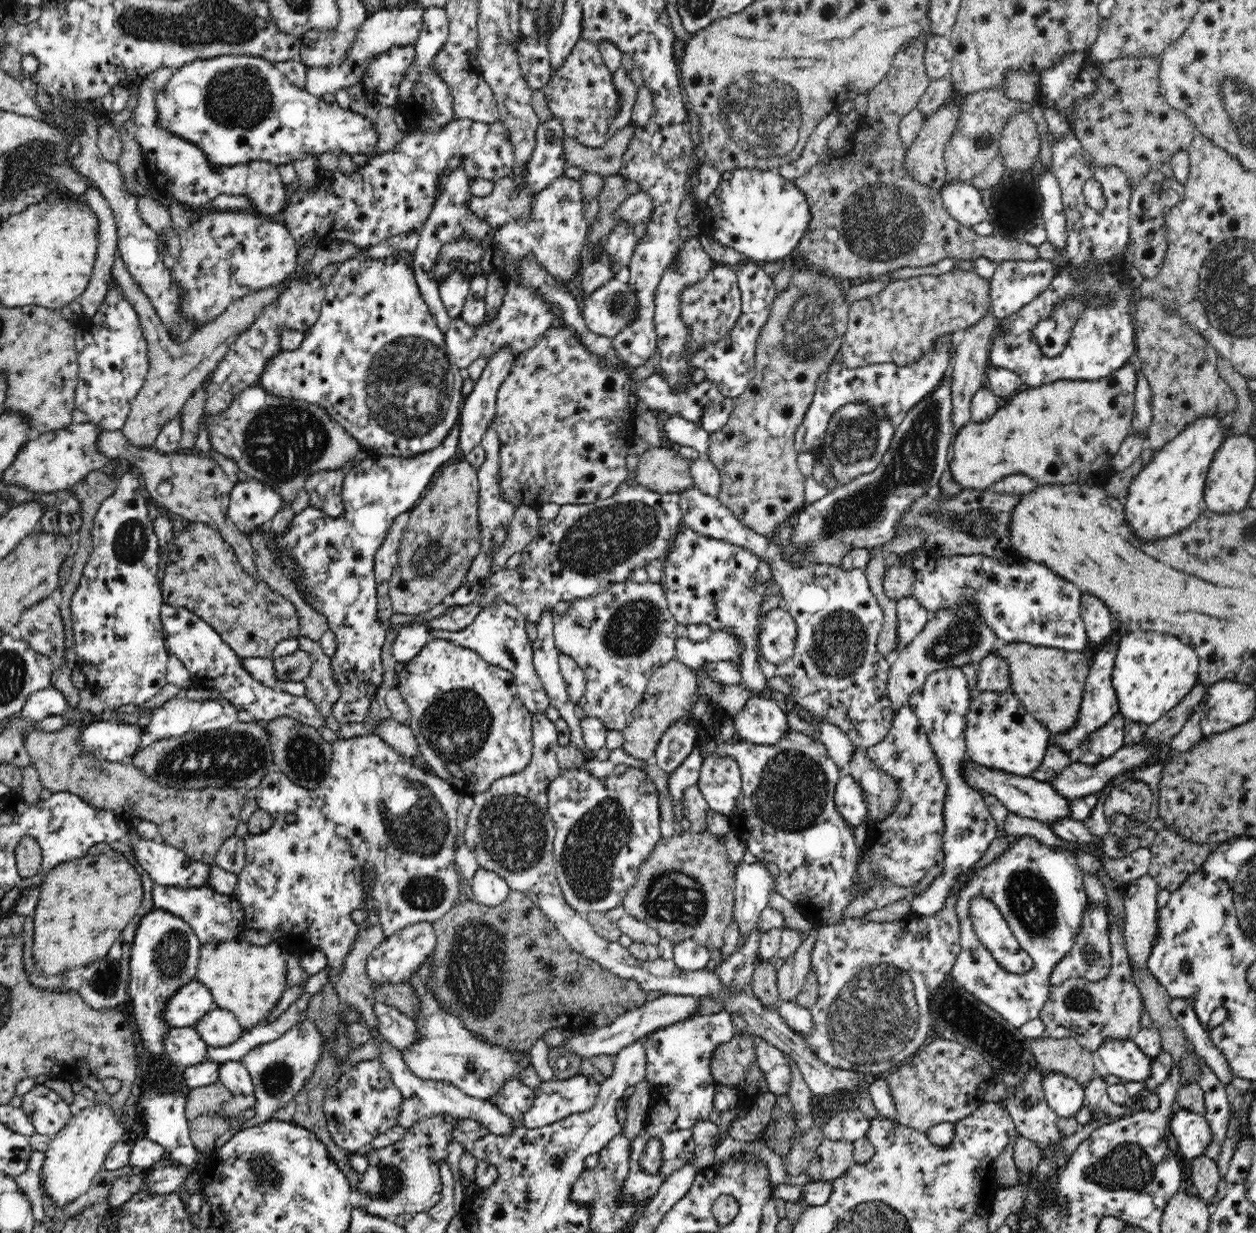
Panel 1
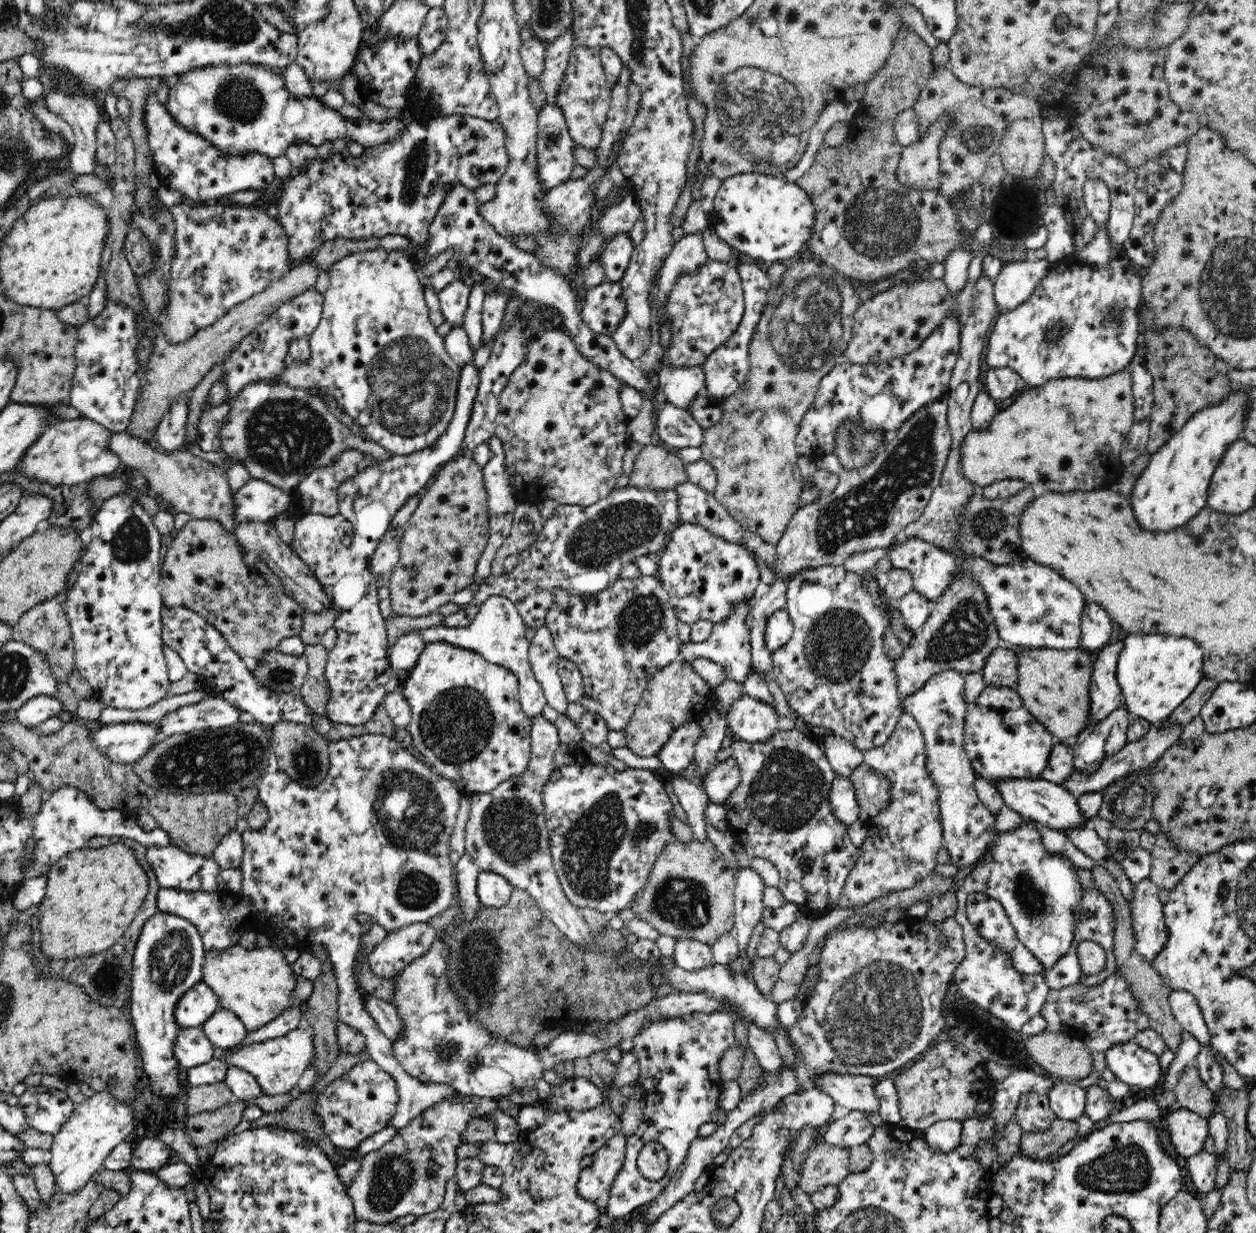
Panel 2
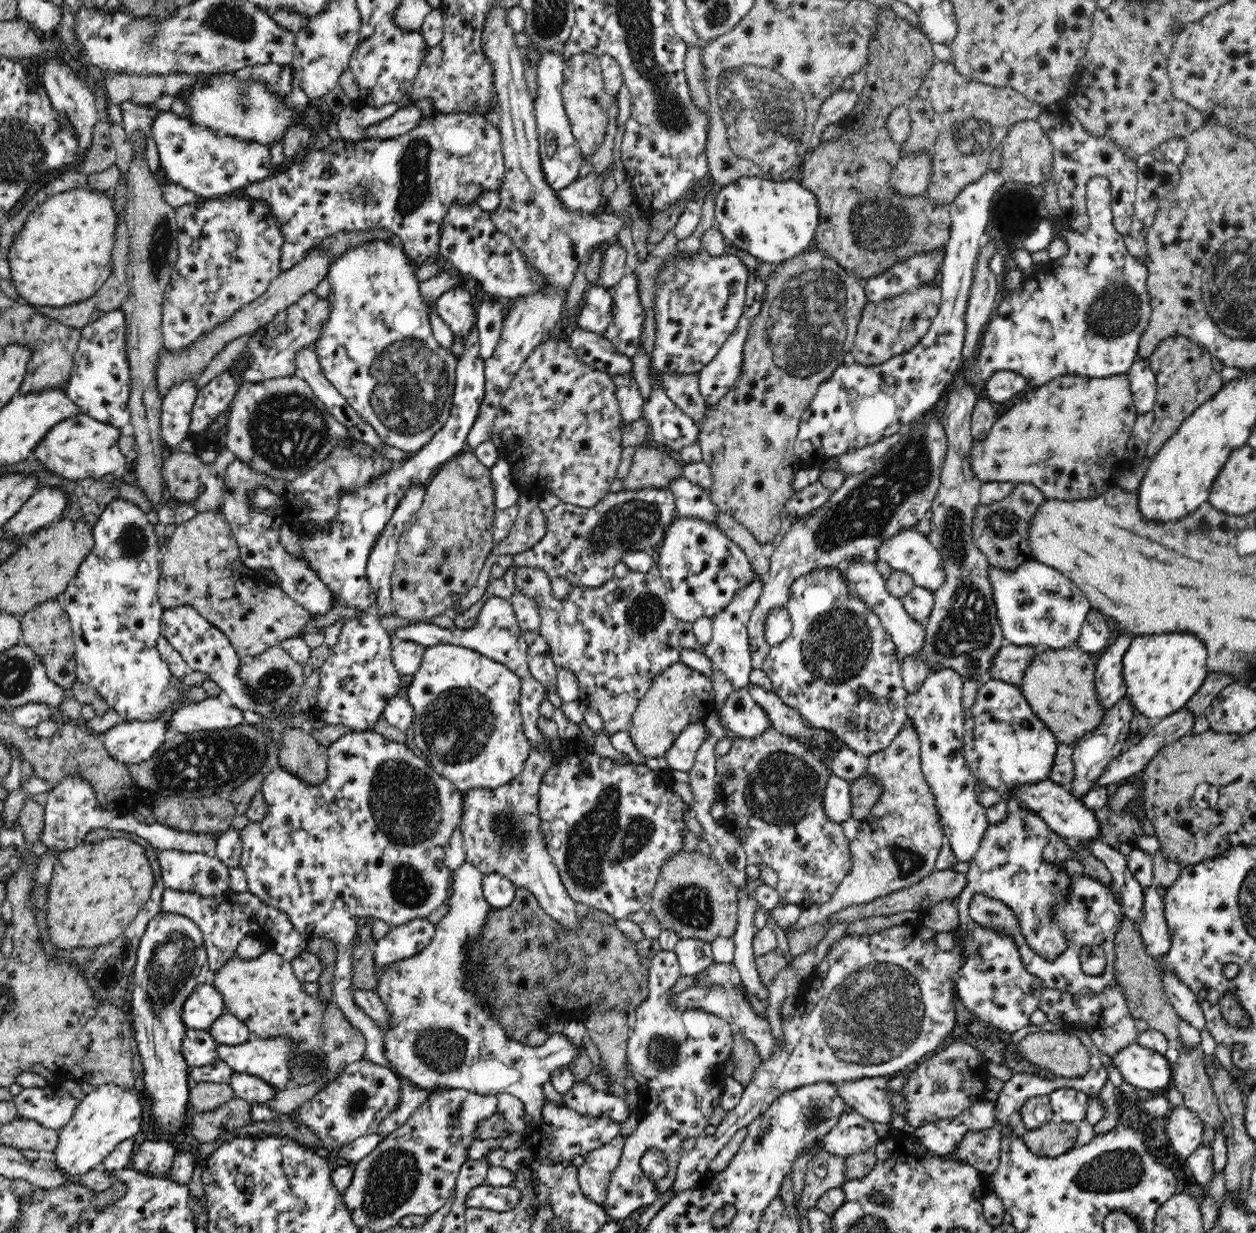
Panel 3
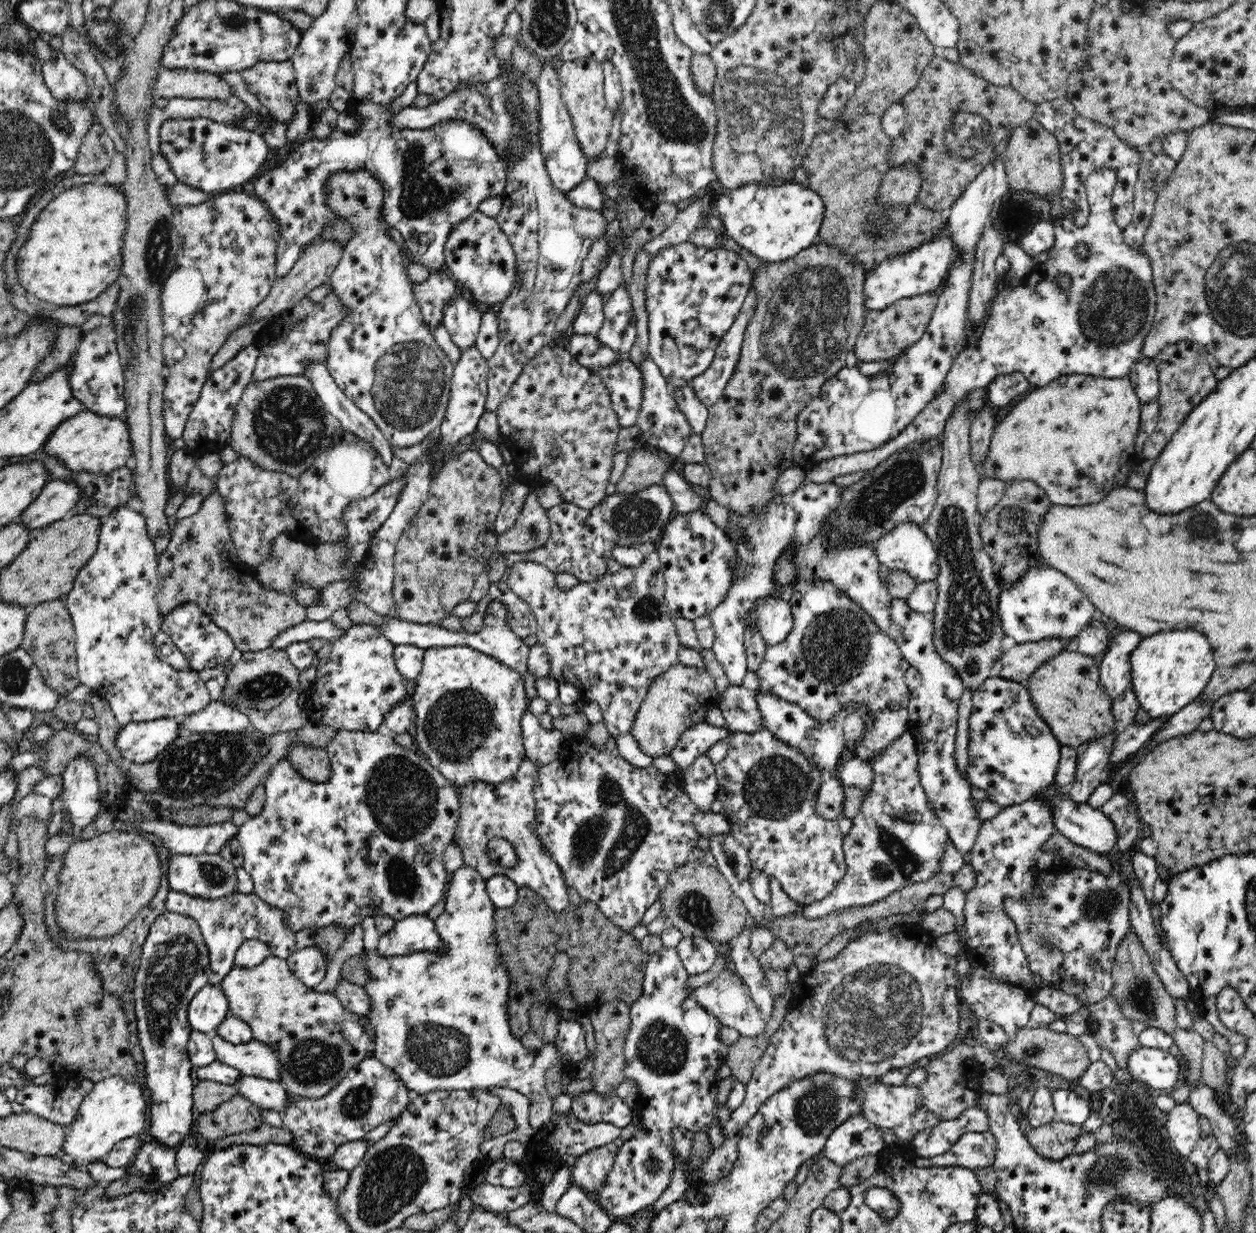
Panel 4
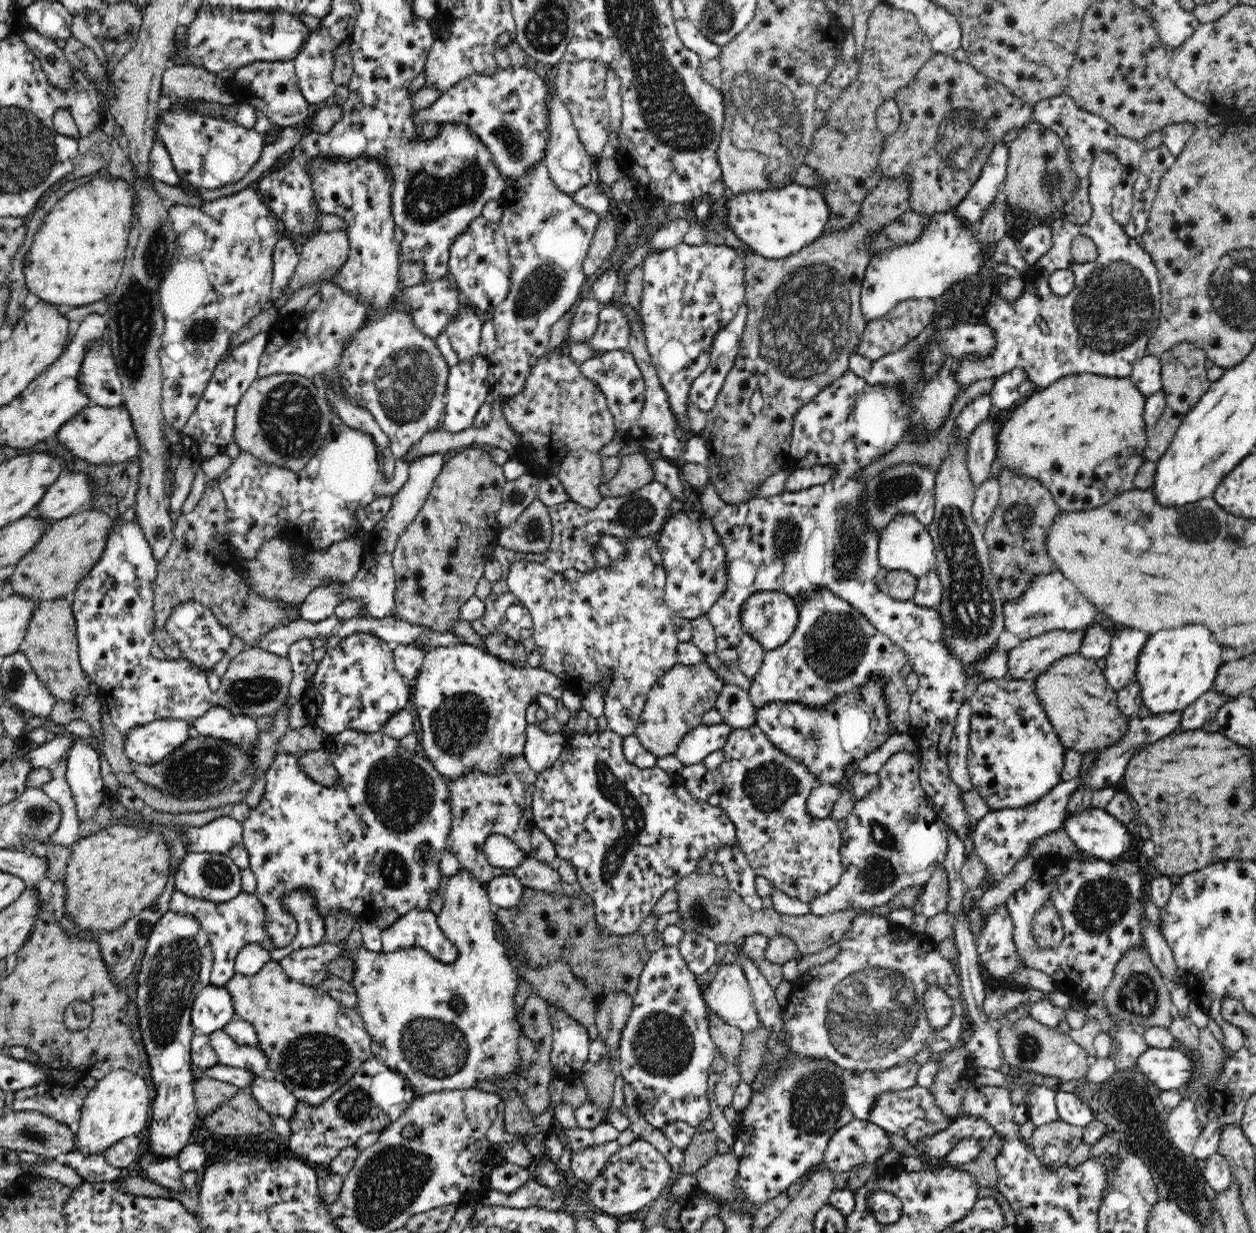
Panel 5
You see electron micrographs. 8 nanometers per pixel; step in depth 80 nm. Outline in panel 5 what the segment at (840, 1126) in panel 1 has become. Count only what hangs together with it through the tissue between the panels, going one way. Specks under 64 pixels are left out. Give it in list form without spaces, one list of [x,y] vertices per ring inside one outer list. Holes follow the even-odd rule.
[[[855,1119],[830,1138],[823,1162],[827,1164],[828,1169],[832,1169],[832,1173],[836,1174],[850,1171],[861,1163],[874,1163],[890,1150],[890,1140],[886,1131],[868,1120]]]

